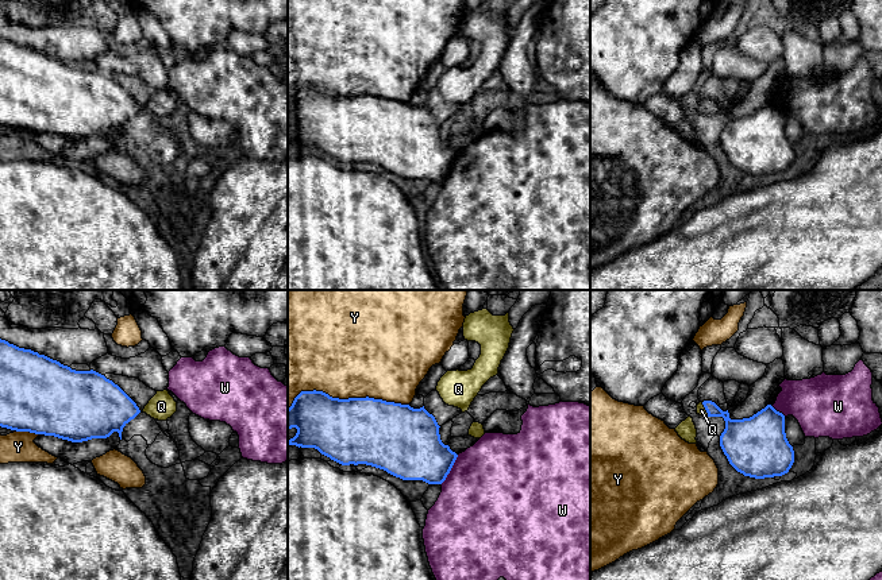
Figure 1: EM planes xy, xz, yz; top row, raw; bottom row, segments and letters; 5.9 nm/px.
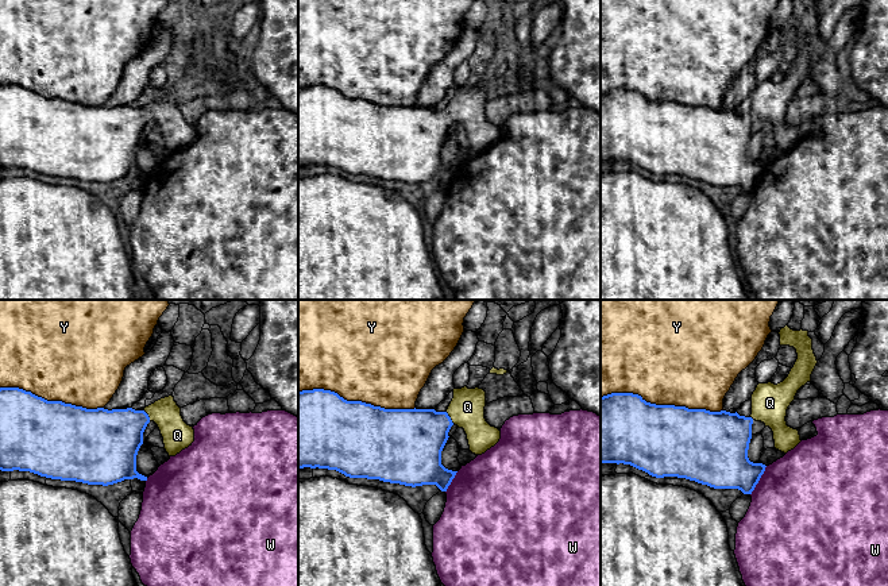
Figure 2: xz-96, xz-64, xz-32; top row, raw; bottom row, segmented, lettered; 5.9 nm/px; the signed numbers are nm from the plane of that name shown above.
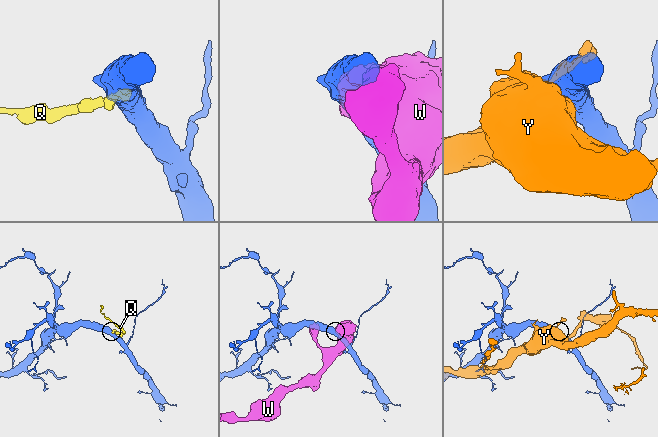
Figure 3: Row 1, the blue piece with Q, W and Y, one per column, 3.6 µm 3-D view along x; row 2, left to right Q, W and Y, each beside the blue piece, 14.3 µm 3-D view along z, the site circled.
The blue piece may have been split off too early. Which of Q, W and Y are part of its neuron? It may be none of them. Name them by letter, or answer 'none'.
Q

